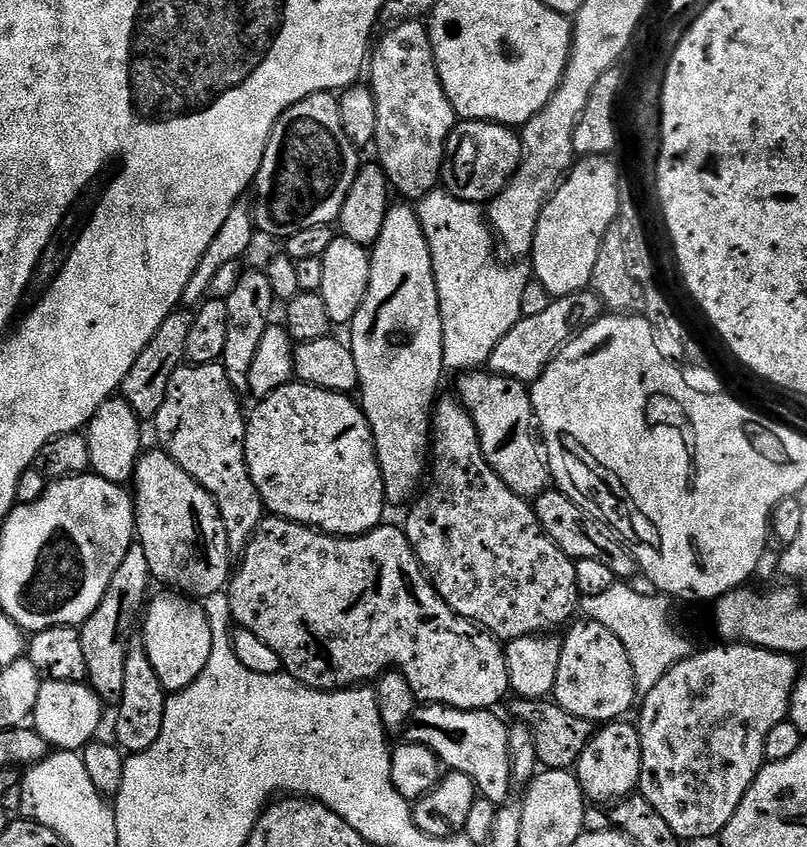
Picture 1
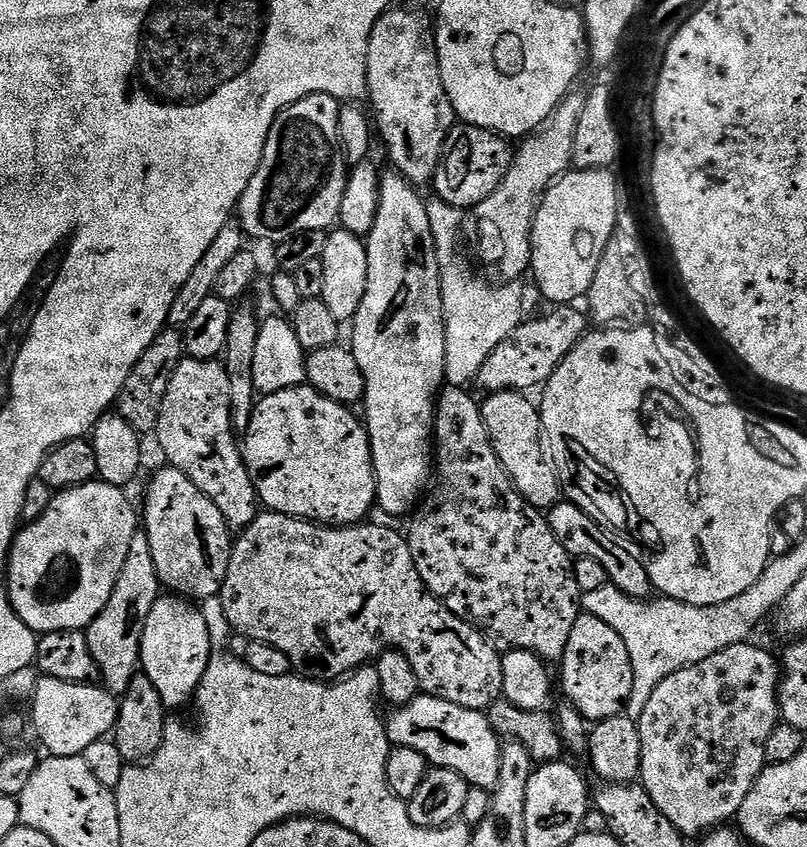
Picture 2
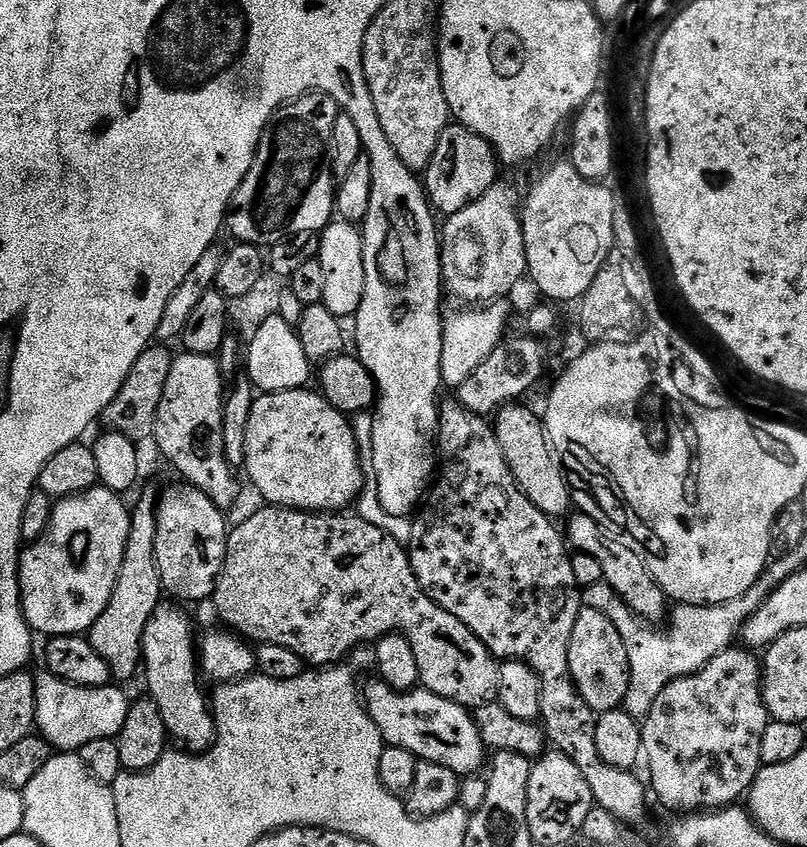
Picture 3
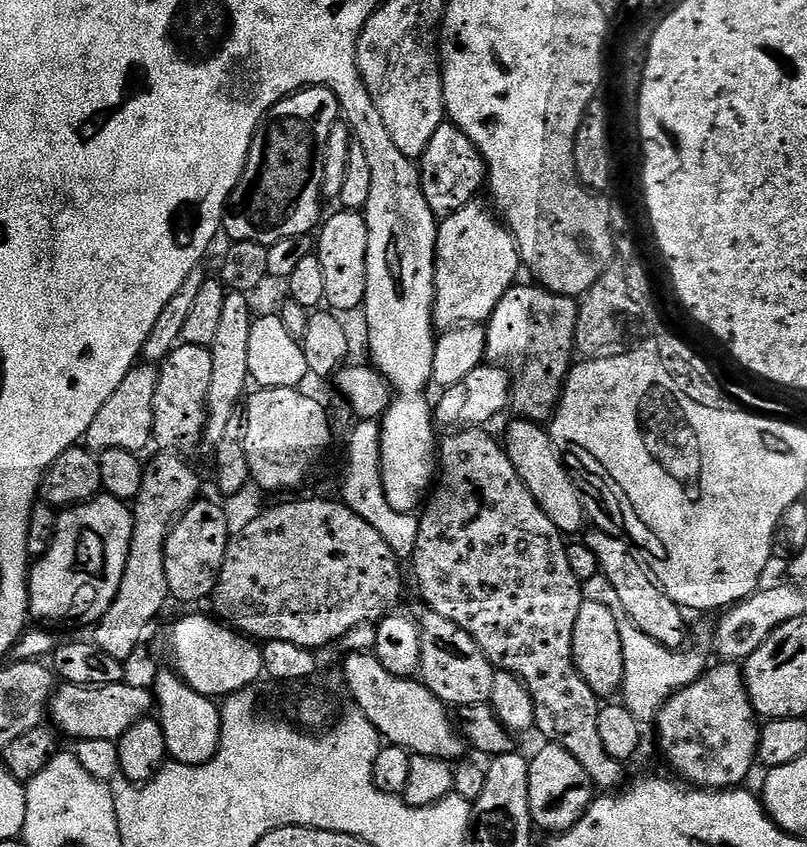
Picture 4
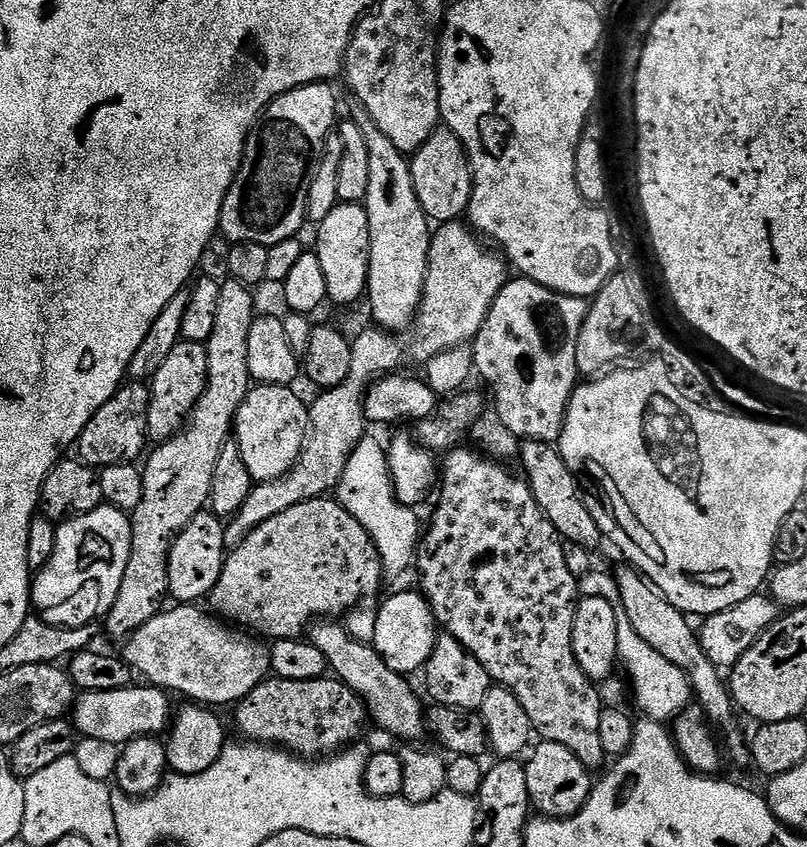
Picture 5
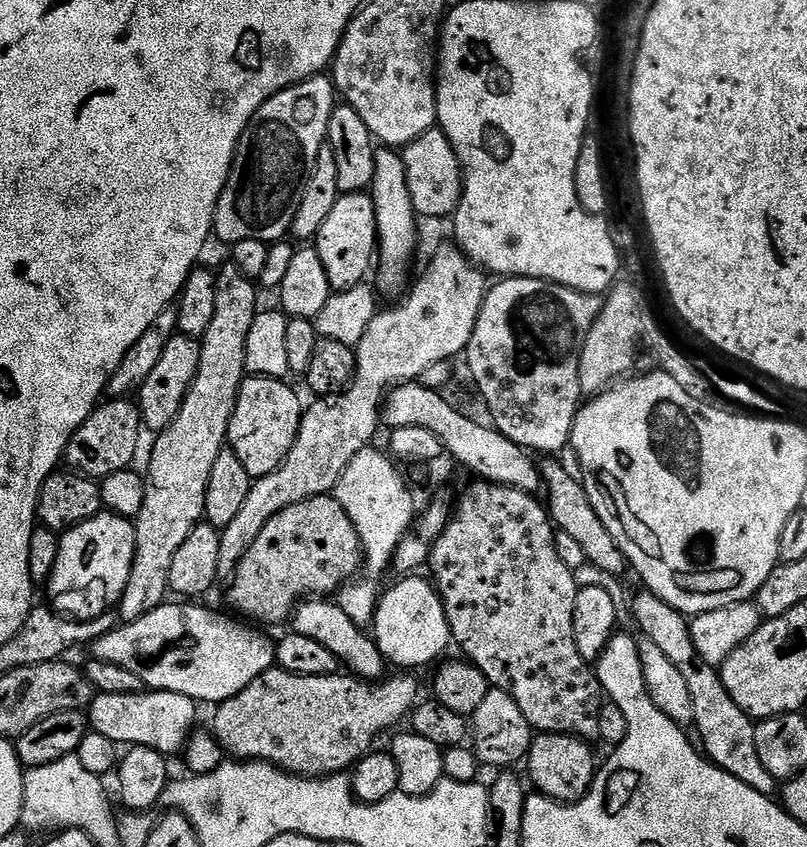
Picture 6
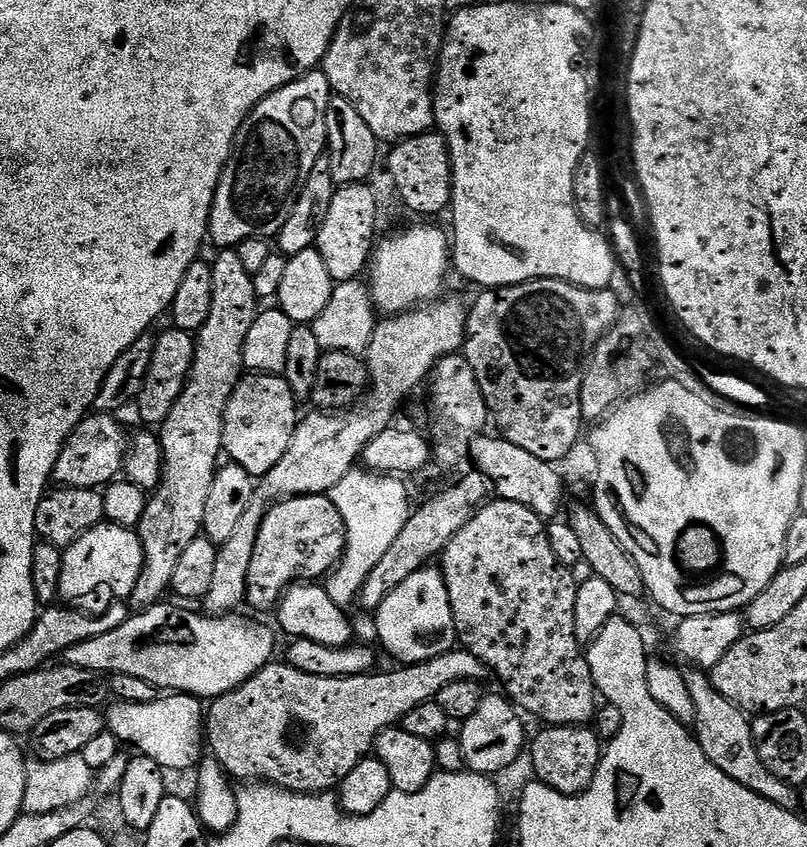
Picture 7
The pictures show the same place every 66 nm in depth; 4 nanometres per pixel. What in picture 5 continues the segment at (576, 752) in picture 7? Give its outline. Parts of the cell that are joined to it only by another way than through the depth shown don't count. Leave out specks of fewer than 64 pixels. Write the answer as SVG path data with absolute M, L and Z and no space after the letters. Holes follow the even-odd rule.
M545 740L537 743L535 747L531 749L531 752L532 757L526 760L524 764L524 769L526 770L526 790L528 791L531 807L535 809L535 811L537 808L537 810L540 811L537 813L539 813L541 817L550 820L566 820L569 816L580 813L582 806L588 803L588 796L592 793L594 776L590 769L580 762L570 750L566 750L566 746L562 746L558 742Z

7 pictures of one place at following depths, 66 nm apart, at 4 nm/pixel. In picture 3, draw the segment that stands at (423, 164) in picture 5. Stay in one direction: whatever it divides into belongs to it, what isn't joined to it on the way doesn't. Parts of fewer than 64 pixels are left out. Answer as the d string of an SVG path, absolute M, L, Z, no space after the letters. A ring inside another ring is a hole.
M449 123L442 138L438 138L438 150L434 150L434 158L422 176L428 203L444 218L458 214L458 210L466 210L470 202L482 198L490 186L498 183L496 168L498 157L486 138L469 132L461 124Z

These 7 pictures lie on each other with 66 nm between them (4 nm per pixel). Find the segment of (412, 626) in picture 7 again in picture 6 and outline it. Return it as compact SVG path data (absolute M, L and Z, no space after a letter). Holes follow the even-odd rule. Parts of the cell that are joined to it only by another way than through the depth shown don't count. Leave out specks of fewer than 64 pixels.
M400 578L400 581L383 593L376 608L374 639L377 650L389 665L397 664L400 670L416 670L427 664L435 665L440 655L453 643L452 631L446 610L431 579Z

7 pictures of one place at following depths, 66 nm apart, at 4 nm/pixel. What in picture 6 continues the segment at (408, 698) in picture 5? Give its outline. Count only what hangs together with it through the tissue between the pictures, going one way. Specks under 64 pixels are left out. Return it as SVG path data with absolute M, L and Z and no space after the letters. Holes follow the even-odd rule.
M305 599L291 617L290 628L291 631L302 634L302 638L311 638L313 642L326 646L326 650L330 650L330 654L339 658L341 665L351 675L359 676L361 680L376 682L385 675L386 661L384 655L377 650L375 639L363 627L356 626L346 616L345 611L341 610L331 599Z

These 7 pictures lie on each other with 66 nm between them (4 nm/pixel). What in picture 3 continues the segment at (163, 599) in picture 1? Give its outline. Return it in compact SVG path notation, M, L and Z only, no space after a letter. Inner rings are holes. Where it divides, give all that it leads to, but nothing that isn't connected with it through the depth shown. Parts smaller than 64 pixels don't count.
M162 602L158 605L158 607L155 608L155 612L151 615L150 622L147 623L146 630L143 634L143 650L141 652L141 657L142 668L144 675L146 674L146 684L148 686L147 695L149 696L149 699L153 700L155 705L158 706L158 710L161 711L162 720L166 724L169 737L173 741L178 740L181 743L179 745L183 749L186 749L193 754L199 754L201 752L208 751L209 748L211 748L213 742L216 740L216 720L212 716L211 705L207 695L205 694L204 696L199 684L196 683L198 678L200 679L200 670L198 667L198 646L196 643L196 637L194 638L194 630L196 630L196 628L193 619L189 613L187 615L182 609L178 608L180 607L179 605L176 605L175 603L172 603L173 605L168 603L172 602Z

